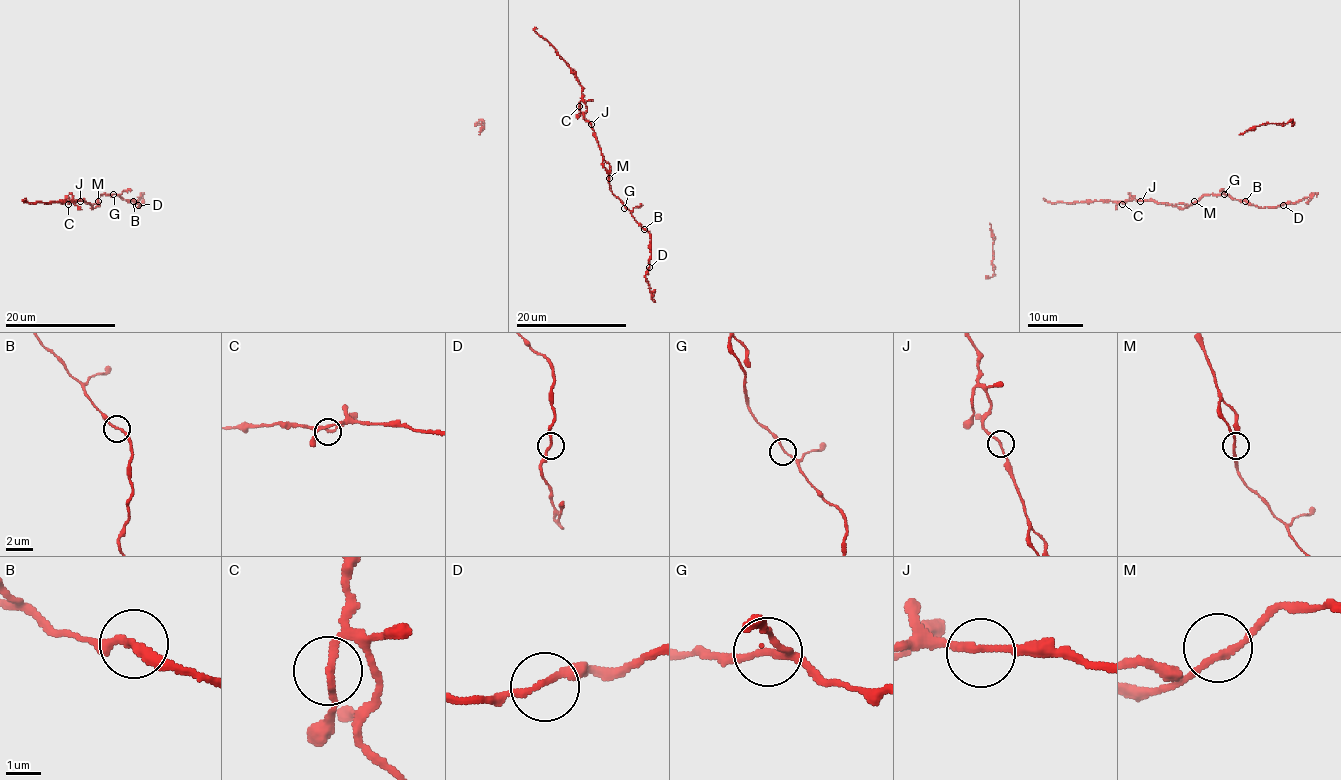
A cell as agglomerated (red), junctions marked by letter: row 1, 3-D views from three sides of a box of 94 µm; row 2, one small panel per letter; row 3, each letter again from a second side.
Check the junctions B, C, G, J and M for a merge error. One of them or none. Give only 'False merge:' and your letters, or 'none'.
False merge: none

